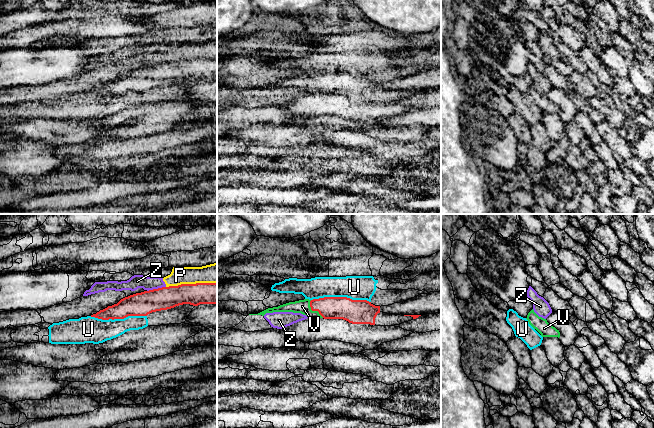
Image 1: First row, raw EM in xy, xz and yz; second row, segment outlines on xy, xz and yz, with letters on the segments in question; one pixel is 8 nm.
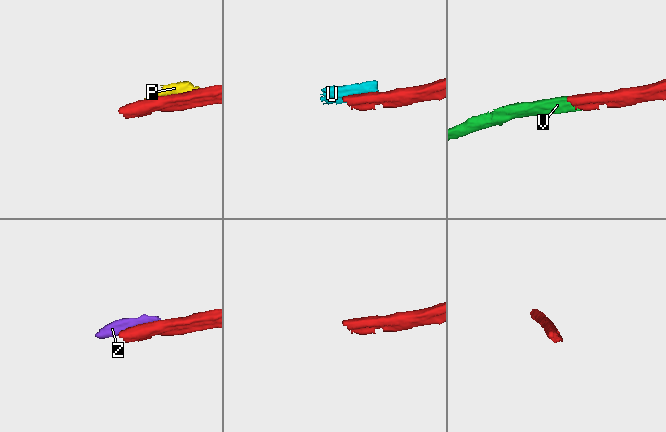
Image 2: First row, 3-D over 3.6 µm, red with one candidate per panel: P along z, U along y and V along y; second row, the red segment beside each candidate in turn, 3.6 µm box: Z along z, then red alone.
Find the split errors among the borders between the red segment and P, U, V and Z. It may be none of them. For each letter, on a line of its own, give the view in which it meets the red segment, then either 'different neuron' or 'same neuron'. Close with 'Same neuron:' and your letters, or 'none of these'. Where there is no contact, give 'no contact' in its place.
P: xy | different neuron
U: xz | different neuron
V: xz | same neuron
Z: xy | different neuron
Same neuron: V

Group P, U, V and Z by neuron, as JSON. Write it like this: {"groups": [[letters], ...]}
{"groups": [["P", "Z"], ["U"], ["V"]]}

